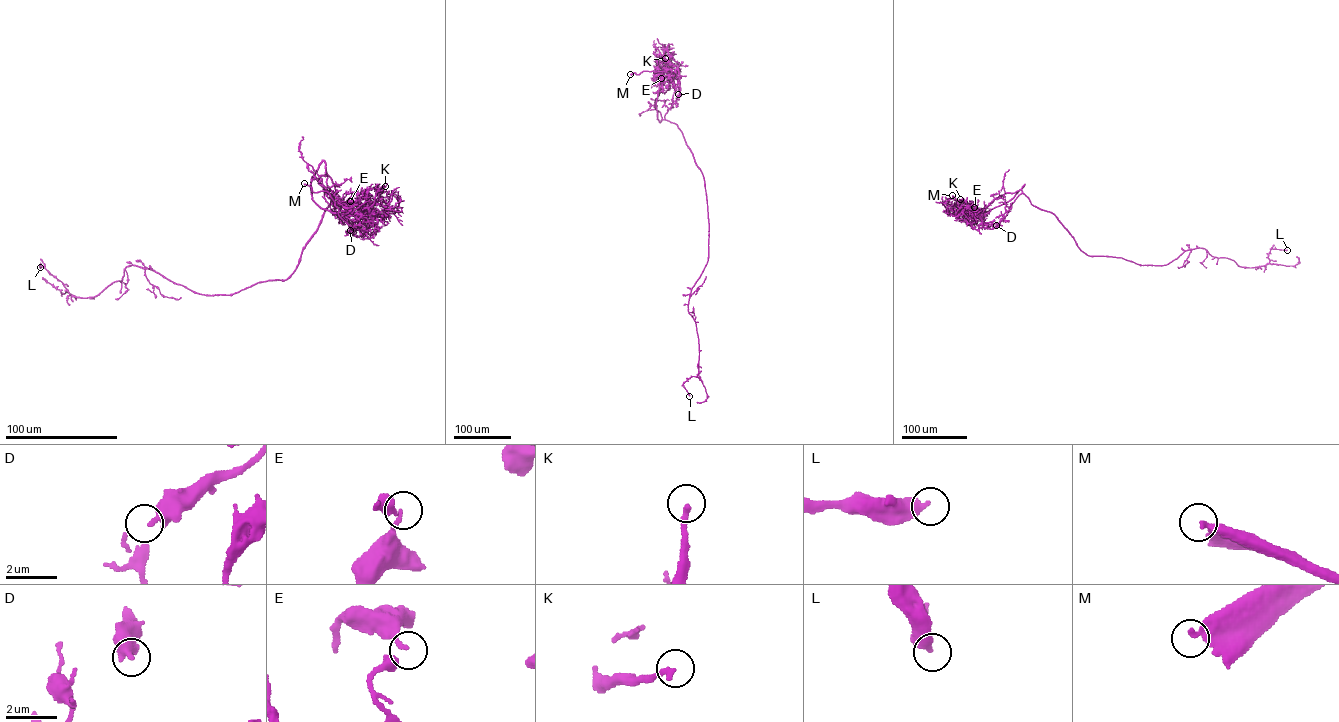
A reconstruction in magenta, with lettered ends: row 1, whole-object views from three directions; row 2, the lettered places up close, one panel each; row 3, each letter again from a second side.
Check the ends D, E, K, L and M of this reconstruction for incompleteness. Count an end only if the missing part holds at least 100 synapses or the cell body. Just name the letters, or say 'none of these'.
M

